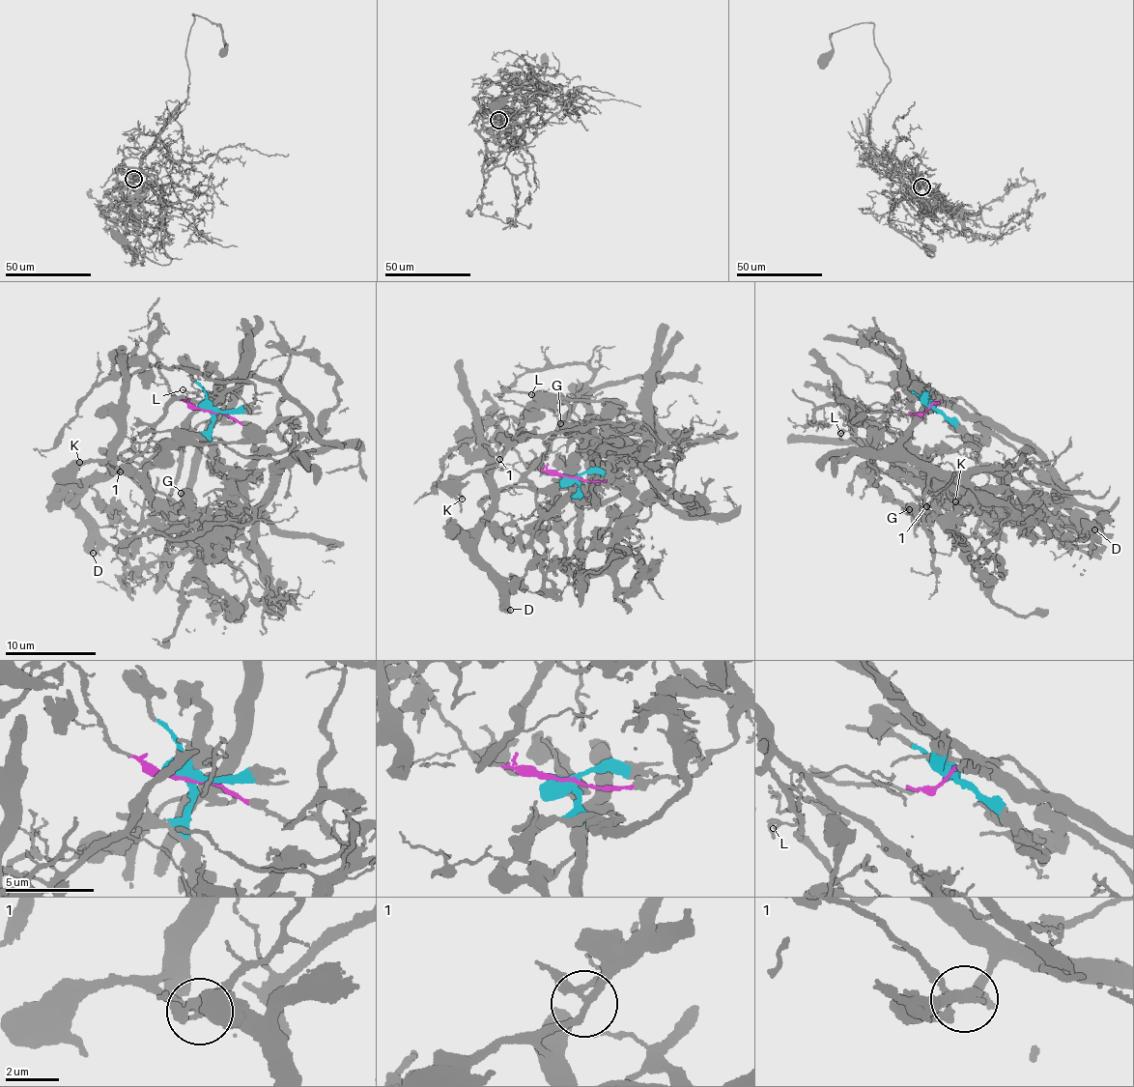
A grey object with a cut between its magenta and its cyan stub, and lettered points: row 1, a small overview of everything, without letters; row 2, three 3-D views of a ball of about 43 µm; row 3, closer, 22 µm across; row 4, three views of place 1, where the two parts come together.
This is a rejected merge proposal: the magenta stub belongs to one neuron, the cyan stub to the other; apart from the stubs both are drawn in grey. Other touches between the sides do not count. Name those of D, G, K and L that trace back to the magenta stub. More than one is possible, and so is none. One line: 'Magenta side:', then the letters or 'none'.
Magenta side: D, K

